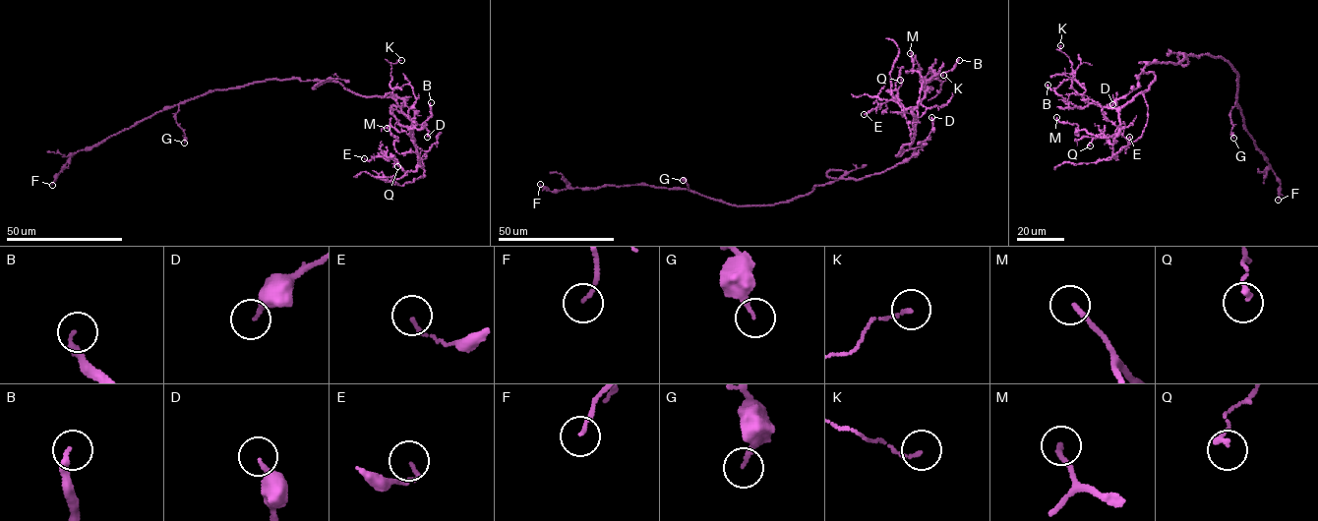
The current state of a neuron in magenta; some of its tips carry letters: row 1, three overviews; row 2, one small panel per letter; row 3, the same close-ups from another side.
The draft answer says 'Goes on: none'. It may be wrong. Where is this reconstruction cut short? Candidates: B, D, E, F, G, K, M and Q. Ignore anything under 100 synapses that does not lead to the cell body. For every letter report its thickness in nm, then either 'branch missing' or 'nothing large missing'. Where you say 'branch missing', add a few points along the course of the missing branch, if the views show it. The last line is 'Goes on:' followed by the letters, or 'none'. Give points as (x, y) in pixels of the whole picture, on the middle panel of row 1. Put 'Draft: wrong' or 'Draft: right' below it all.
B: 220 nm | nothing large missing
D: 240 nm | nothing large missing
E: 130 nm | nothing large missing
F: 110 nm | nothing large missing
G: 180 nm | nothing large missing
K: 130 nm | nothing large missing
M: 190 nm | nothing large missing
Q: 200 nm | nothing large missing
Goes on: none
Draft: right

